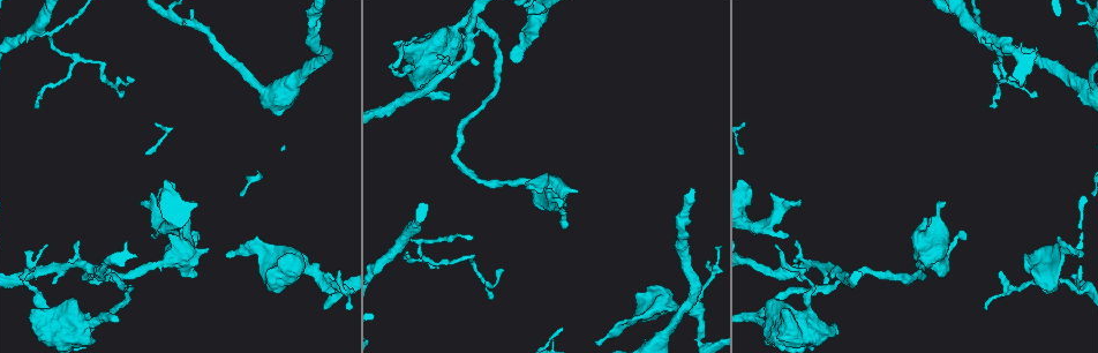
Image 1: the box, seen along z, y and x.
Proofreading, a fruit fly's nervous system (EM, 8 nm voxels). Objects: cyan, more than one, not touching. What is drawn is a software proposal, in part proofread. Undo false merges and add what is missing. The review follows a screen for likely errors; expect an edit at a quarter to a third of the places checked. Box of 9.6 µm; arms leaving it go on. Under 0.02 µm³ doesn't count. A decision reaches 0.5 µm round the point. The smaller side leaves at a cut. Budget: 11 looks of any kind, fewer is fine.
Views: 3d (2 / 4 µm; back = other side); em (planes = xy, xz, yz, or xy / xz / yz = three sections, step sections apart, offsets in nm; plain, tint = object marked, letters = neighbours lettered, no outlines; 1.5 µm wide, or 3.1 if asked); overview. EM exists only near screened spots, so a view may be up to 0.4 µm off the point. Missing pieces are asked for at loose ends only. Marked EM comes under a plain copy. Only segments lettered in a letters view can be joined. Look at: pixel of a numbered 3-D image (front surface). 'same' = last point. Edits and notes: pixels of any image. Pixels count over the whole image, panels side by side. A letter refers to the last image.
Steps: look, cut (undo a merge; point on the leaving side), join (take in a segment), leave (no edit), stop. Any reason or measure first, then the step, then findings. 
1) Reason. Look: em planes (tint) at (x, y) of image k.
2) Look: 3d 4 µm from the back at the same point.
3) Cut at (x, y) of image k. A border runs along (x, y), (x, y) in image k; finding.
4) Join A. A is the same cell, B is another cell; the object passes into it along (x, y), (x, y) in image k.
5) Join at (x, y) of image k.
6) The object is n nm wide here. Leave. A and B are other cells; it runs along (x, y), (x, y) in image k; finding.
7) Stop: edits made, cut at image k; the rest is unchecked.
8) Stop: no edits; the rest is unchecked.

Thin end. Look: em xy step 8 (letters) at (405, 256) of image 1.

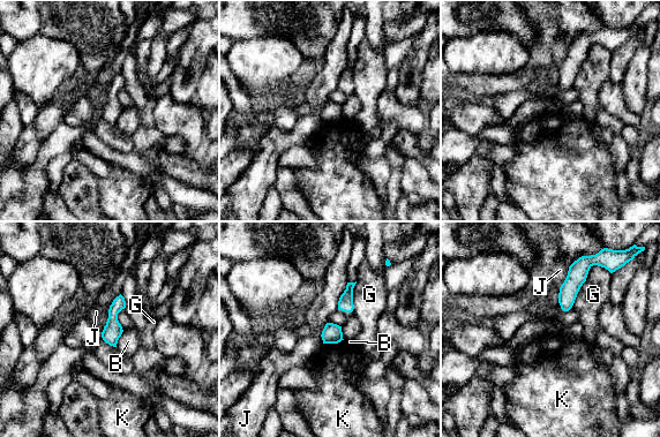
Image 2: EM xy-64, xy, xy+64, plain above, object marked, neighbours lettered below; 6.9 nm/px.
The object is 130 nm wide here. Leave. B, G, J and K are other cells; a border runs along (569, 266), (560, 287), (559, 304) in image 2; no lettered segment goes on from it.

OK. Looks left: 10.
Tapers out. Look: 3d 2 µm at (794, 243) of image 1.

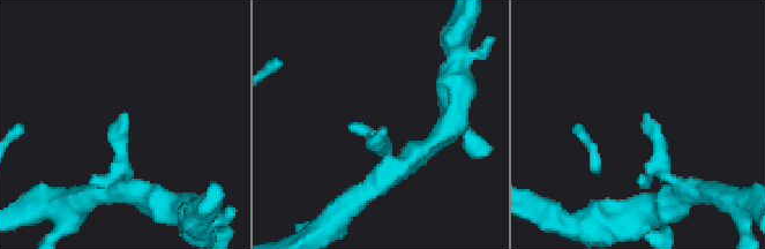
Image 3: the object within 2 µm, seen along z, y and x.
Look: em planes (letters) at (385, 128) of image 3.

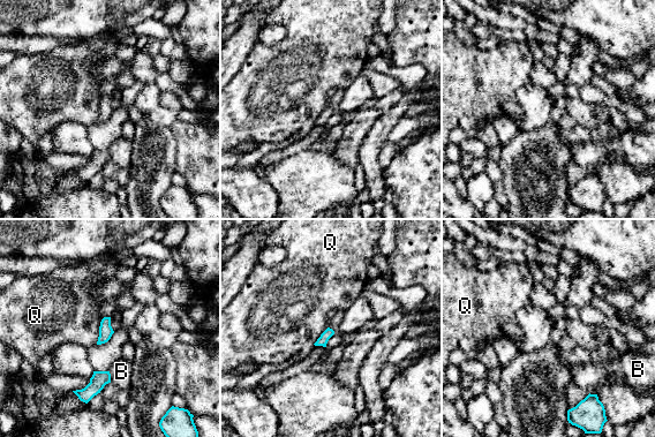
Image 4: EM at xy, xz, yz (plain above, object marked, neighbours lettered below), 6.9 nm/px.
Leave. B and Q are other cells; a border runs along (102, 319), (96, 343) in image 4; none of them fits.

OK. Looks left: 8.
Abrupt turn. Look: em xy step 4 (letters) at (758, 314) of image 1.

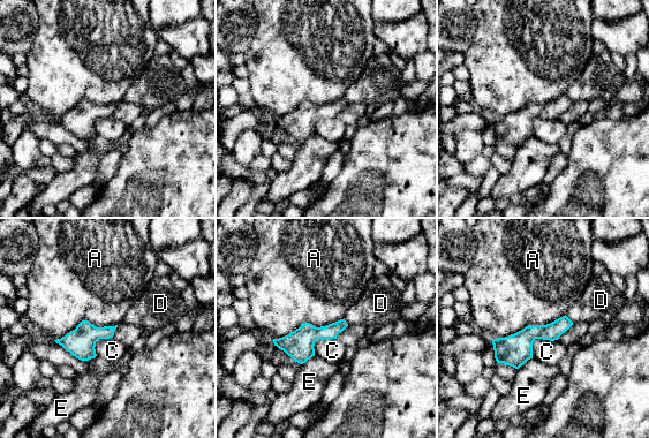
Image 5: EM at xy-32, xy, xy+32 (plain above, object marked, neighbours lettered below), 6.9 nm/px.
The object is 120 nm wide here. Leave. A, C, D and E are other cells; a border runs along (565, 314), (492, 339) in image 5; one neuron here.

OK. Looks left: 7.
An open end. Look: em yz step 8 (tint) at (513, 62) of image 1.

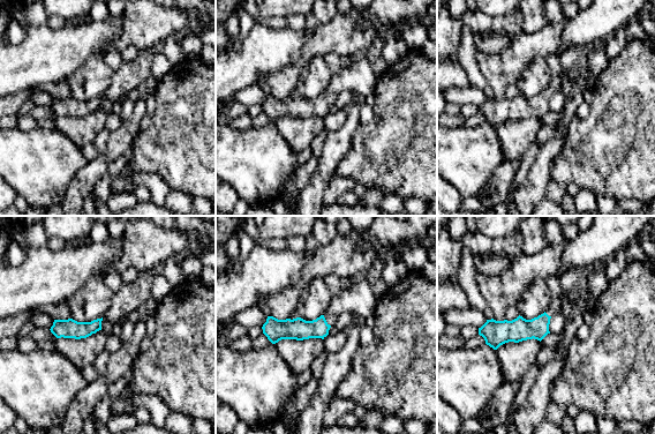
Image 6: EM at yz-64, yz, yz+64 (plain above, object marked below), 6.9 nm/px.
Look: em planes (letters) at the same point.

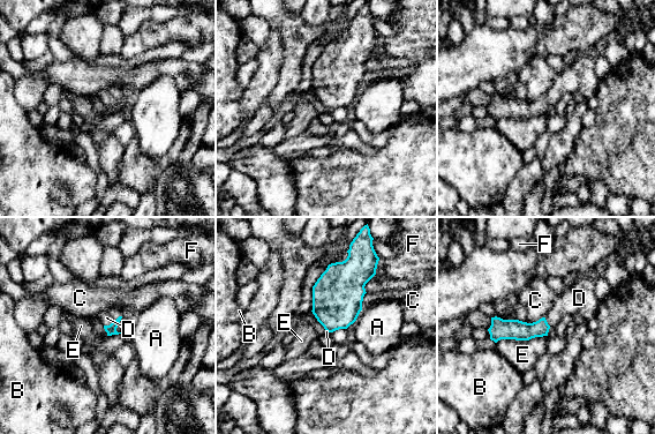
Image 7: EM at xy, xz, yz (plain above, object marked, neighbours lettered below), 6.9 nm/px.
Join at (106, 317) of image 7. D is the same cell, A, B, C, E and F are other cells; the object passes into it along (111, 329), (113, 321), (106, 317) in image 7; the neuron continues.

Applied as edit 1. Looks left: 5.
Stop: edits made, join at image 7; the rest is unchecked.

